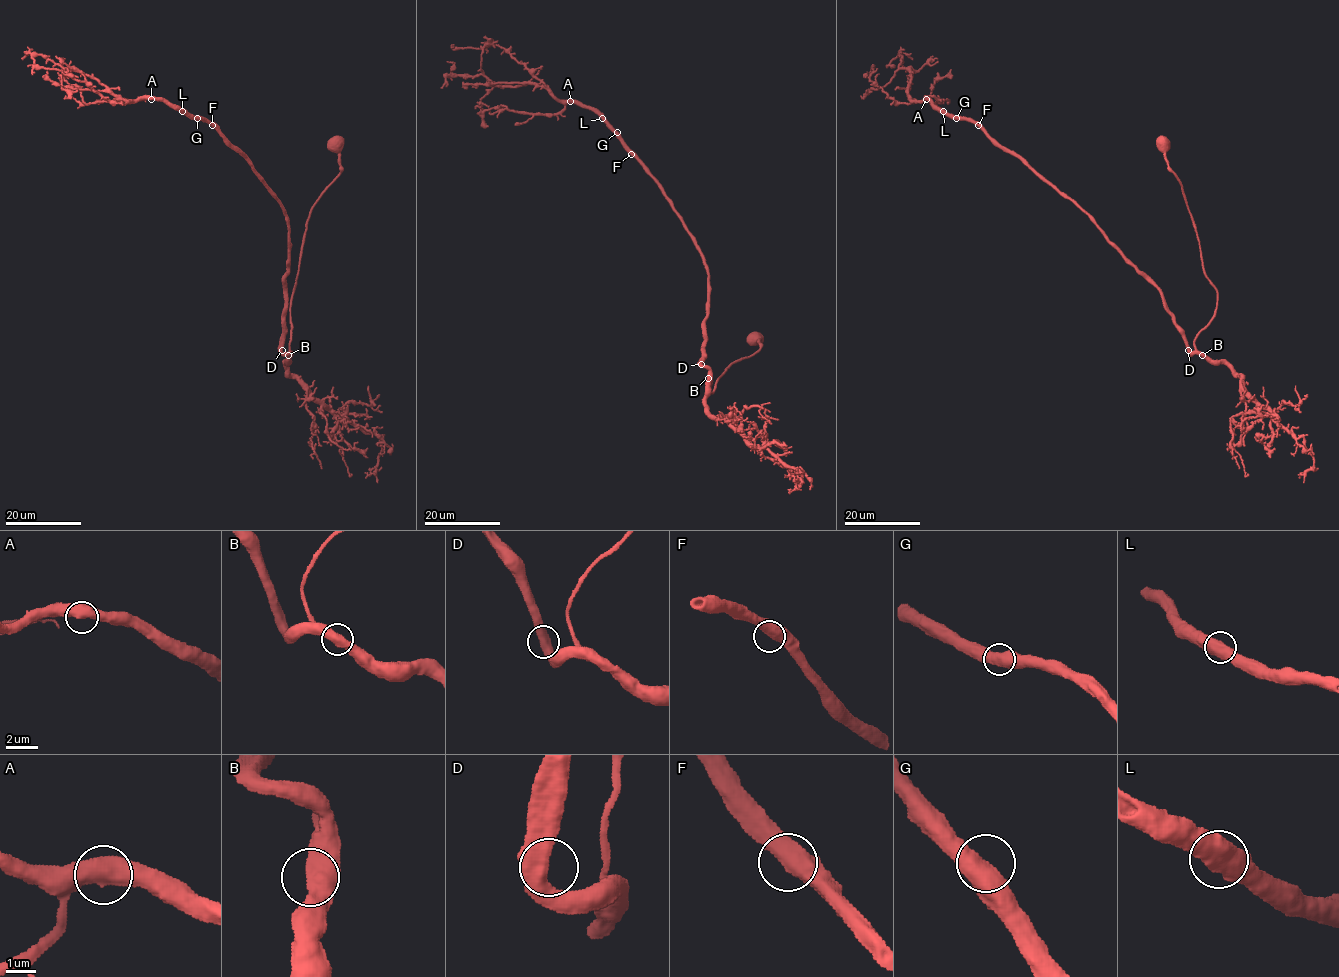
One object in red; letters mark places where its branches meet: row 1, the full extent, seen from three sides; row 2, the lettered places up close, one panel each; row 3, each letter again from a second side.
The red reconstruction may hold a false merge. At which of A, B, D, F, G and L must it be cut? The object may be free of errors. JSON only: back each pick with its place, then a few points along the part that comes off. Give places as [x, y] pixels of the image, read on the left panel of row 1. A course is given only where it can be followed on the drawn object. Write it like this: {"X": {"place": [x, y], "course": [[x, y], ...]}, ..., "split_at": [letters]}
{"split_at": []}

